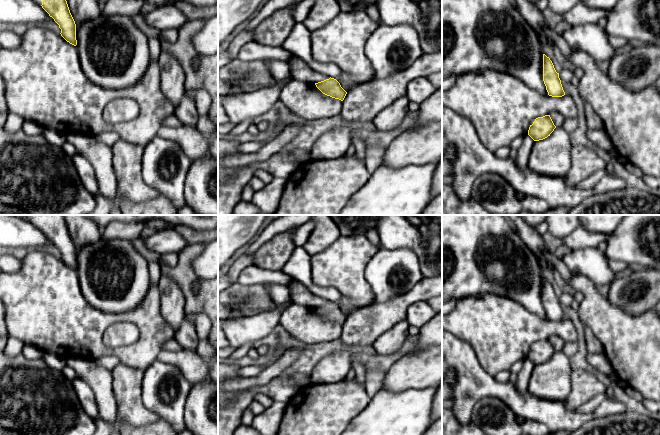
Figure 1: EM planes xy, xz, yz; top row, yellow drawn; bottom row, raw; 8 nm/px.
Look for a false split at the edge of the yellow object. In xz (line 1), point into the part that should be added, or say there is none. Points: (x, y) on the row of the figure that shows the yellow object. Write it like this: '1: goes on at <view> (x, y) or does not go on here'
1: does not go on here

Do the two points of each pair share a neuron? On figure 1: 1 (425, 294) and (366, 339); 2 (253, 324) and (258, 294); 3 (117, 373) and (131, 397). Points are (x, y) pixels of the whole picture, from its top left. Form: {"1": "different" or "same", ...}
{"1": "same", "2": "different", "3": "same"}

